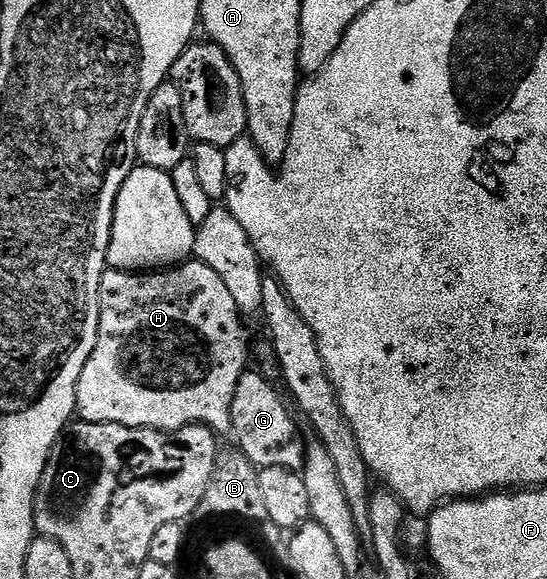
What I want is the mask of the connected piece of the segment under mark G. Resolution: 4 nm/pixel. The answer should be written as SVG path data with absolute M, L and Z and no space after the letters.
M247 369L243 377L239 377L239 385L235 385L235 398L231 401L231 425L233 426L232 438L237 438L236 446L240 452L246 456L258 469L291 469L300 472L305 463L305 444L304 438L297 436L297 423L293 420L294 412L290 404L277 393L276 389L253 369Z

